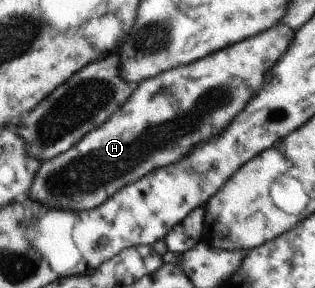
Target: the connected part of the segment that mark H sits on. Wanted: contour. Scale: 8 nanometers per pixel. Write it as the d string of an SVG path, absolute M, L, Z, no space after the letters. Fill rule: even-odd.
M280 23L270 30L219 50L206 58L183 67L163 72L158 77L141 82L135 87L127 104L123 104L105 124L89 132L67 153L45 161L33 182L31 202L35 206L73 210L77 213L102 206L125 186L147 177L151 172L175 165L205 144L212 143L225 128L229 128L247 102L263 88L273 66L285 56L296 32Z

